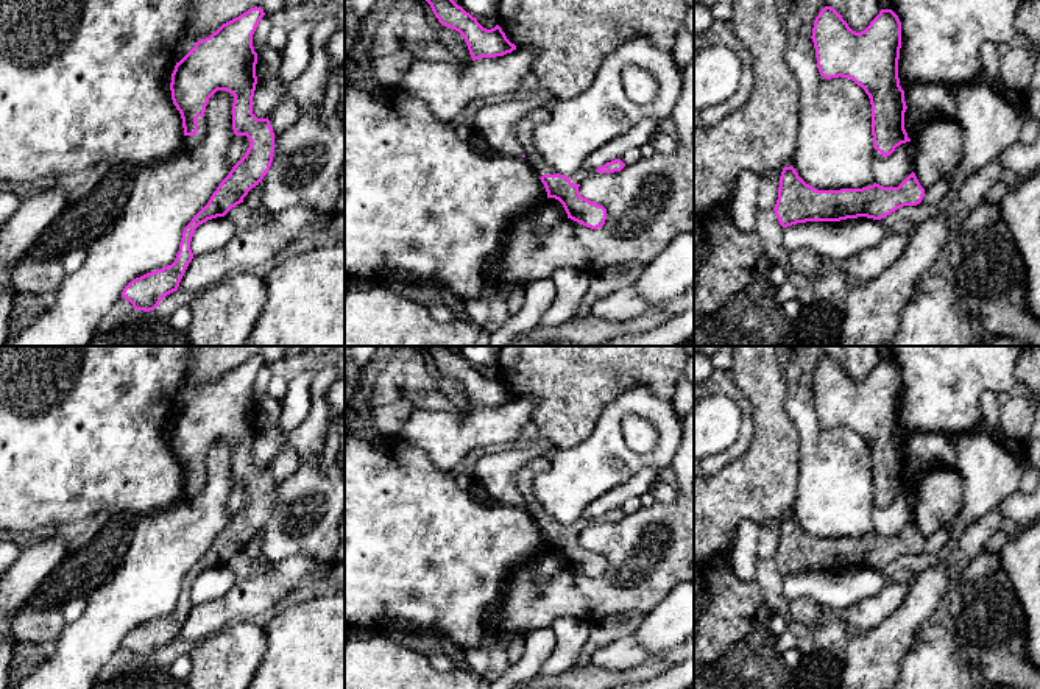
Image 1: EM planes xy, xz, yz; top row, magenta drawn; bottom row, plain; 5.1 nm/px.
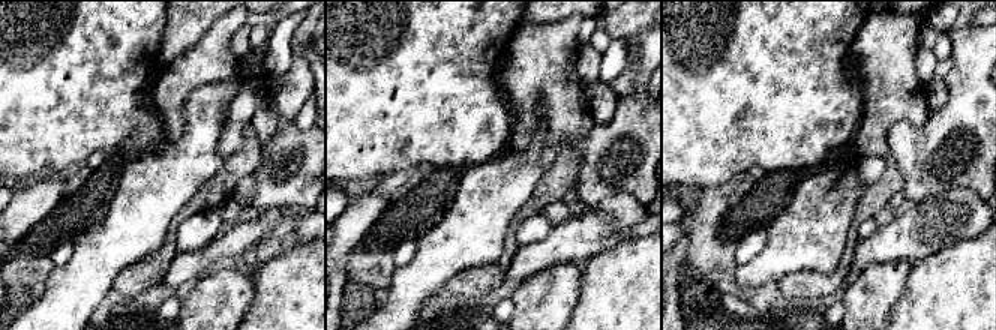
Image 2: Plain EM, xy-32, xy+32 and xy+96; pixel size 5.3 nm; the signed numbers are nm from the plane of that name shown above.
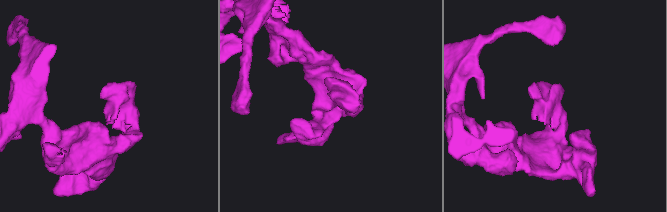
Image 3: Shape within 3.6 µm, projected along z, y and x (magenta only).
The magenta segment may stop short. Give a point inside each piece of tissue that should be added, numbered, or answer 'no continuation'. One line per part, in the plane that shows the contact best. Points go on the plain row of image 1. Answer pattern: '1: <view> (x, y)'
1: xy (189, 490)

